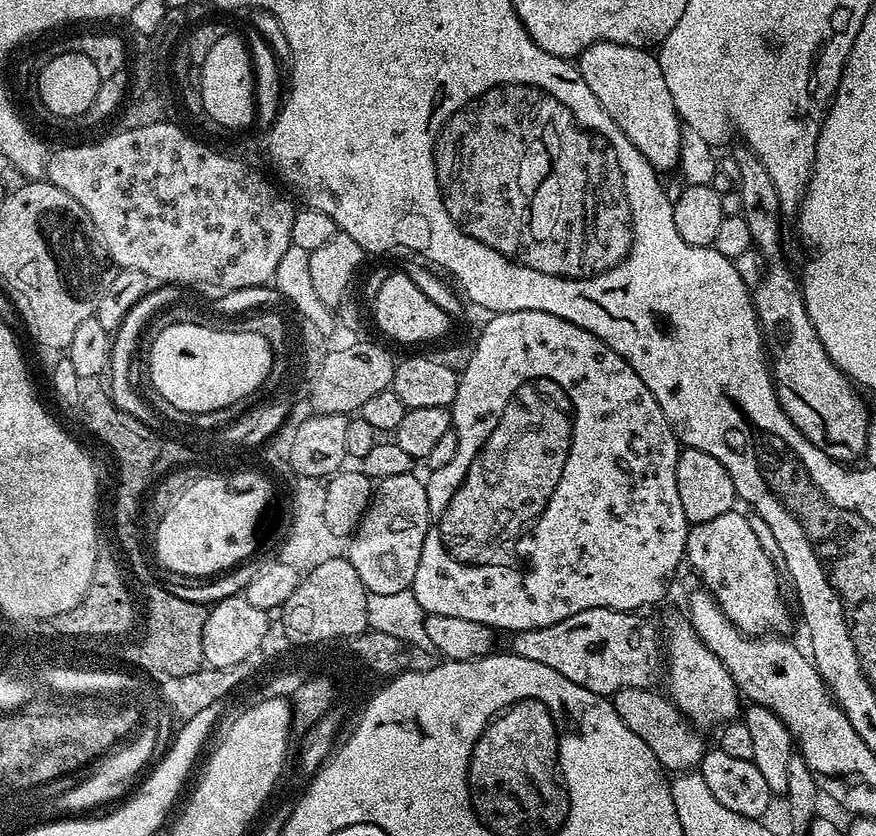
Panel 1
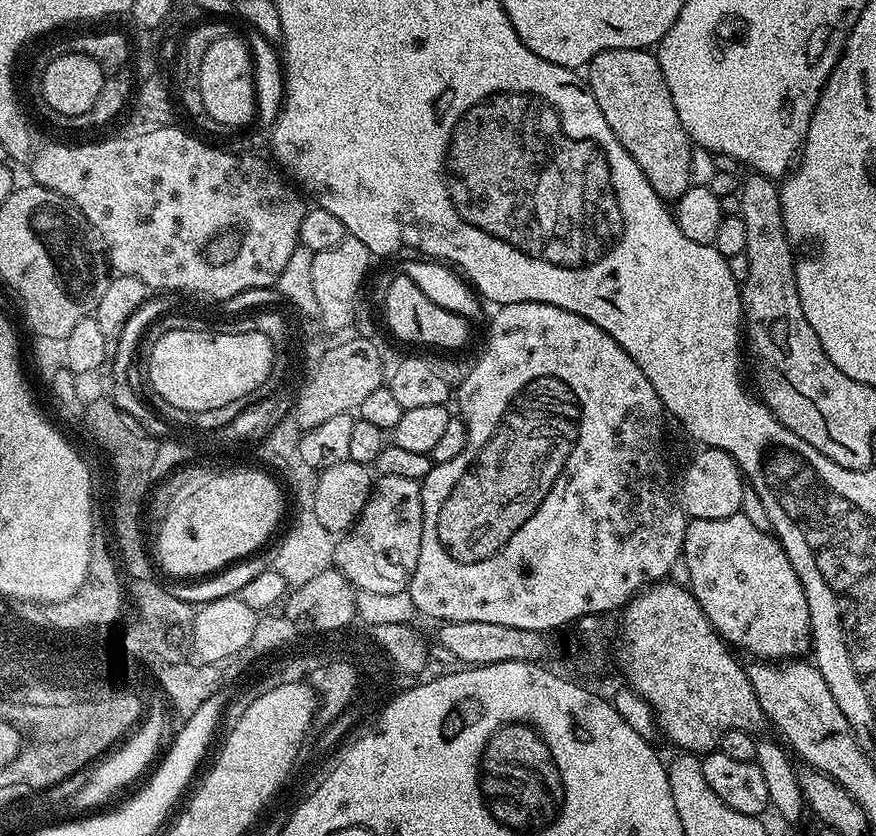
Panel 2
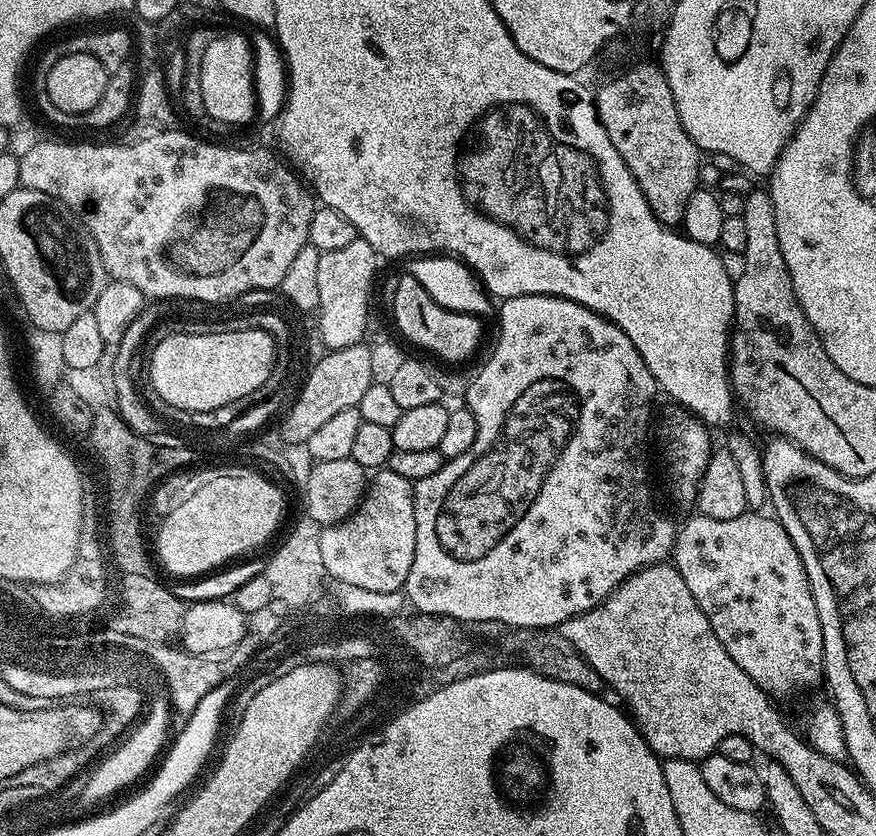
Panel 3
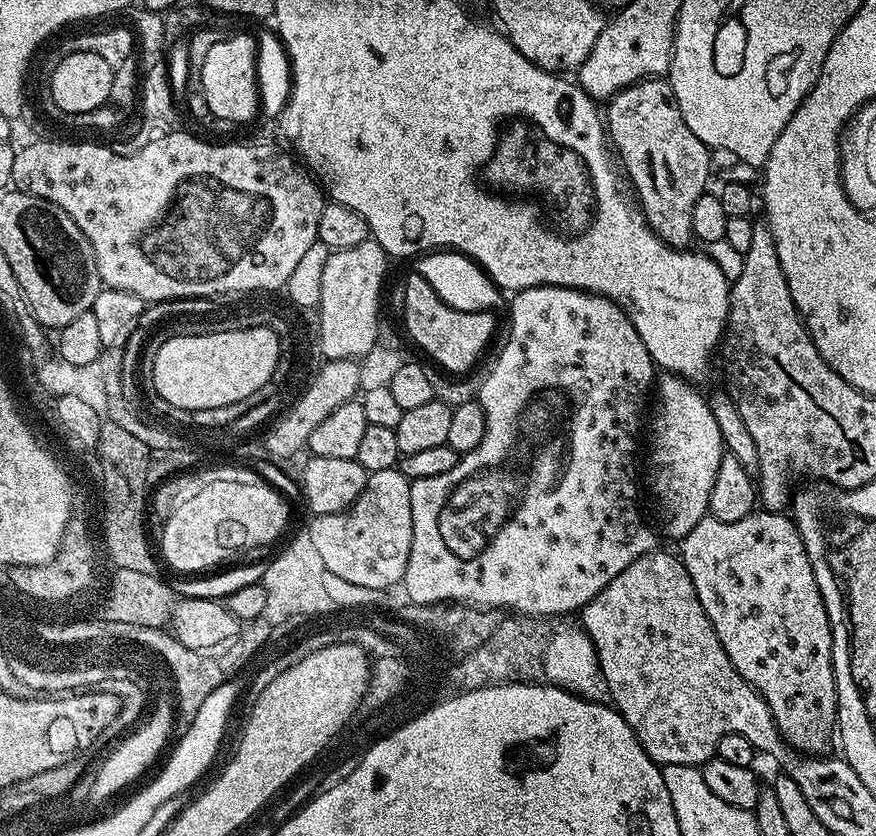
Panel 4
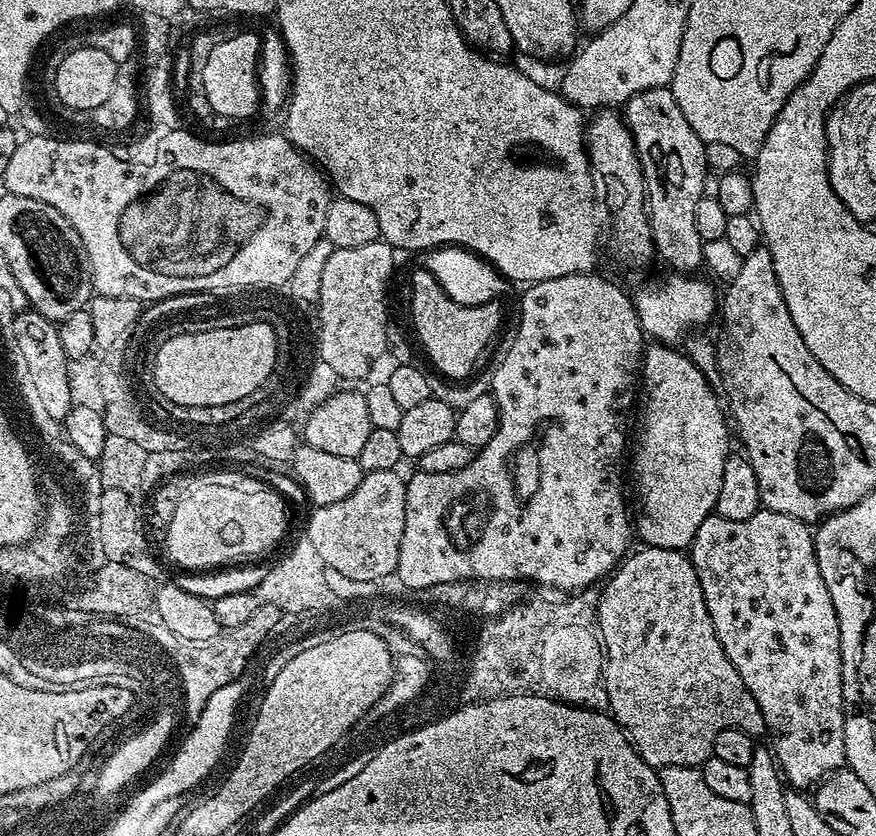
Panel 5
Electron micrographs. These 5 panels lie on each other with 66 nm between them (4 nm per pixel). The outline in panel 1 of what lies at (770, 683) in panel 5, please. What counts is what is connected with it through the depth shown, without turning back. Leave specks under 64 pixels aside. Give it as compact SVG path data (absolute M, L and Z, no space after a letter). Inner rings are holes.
M733 510L710 518L710 522L691 525L684 555L686 564L700 575L704 583L701 585L716 599L726 618L730 618L738 630L748 636L787 633L792 616L780 589L781 573L776 572L769 555L762 550L744 512Z

